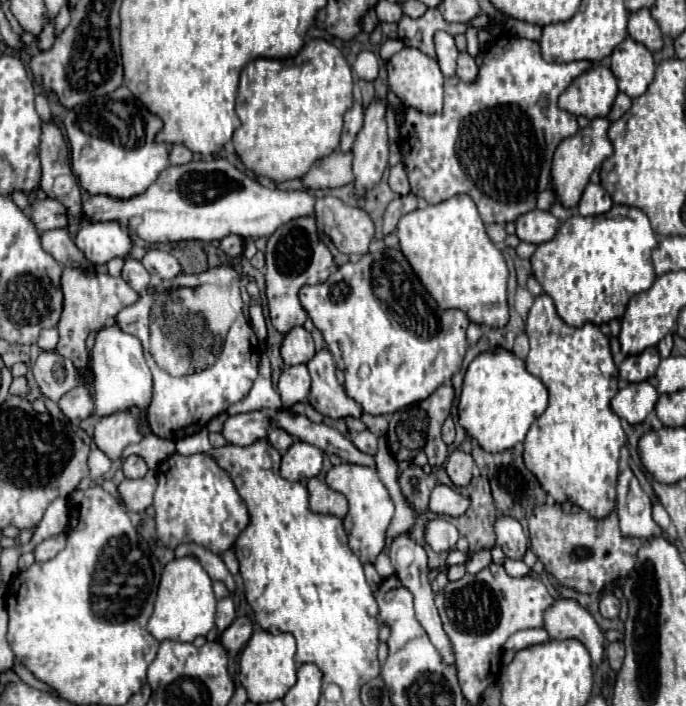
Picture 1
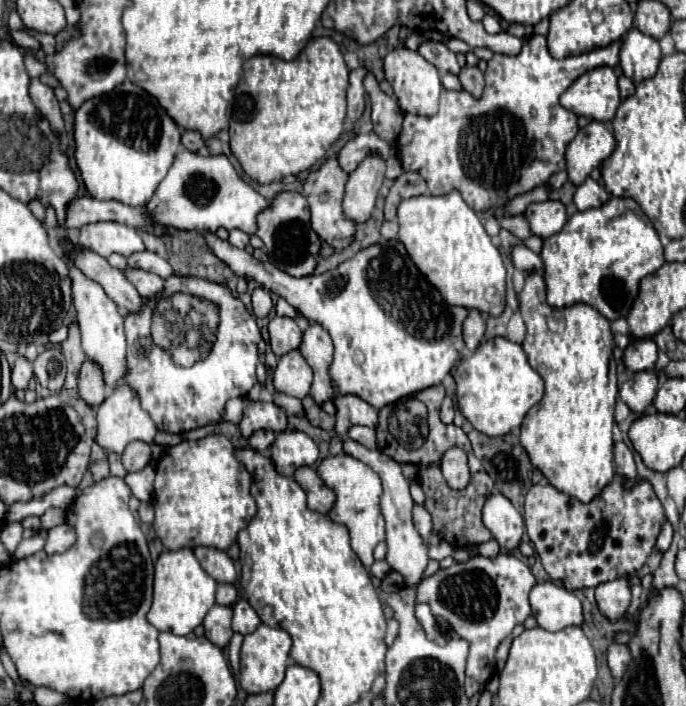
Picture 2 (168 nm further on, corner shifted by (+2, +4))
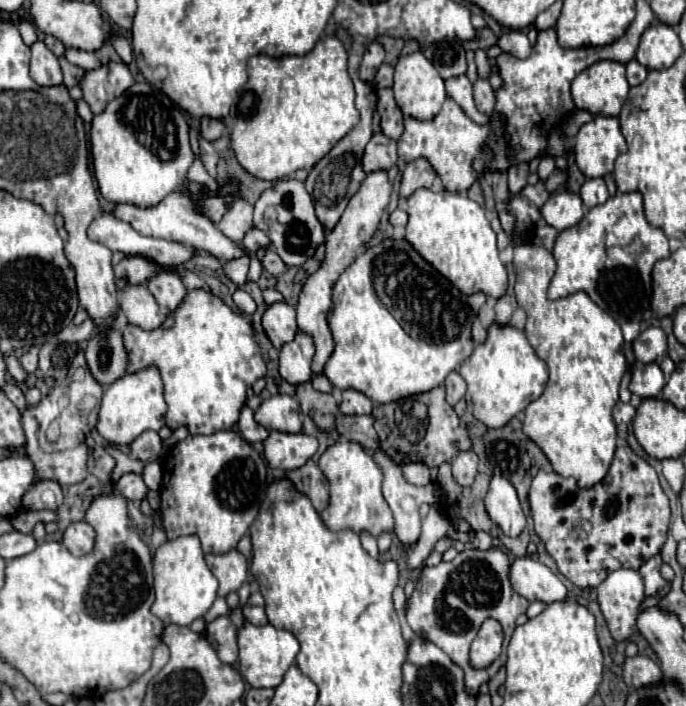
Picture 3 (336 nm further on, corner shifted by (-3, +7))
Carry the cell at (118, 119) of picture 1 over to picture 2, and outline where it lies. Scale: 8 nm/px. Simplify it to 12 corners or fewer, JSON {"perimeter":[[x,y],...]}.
{"perimeter":[[125,80],[75,110],[93,198],[145,206],[181,134]]}

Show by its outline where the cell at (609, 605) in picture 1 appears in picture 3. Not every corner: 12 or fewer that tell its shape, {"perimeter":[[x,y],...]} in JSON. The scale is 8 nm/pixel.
{"perimeter":[[618,569],[598,587],[614,639],[636,631],[644,581]]}

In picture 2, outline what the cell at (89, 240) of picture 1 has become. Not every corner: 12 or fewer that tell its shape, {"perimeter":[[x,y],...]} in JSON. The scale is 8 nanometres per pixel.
{"perimeter":[[117,222],[87,224],[77,240],[109,256],[143,252],[135,228]]}

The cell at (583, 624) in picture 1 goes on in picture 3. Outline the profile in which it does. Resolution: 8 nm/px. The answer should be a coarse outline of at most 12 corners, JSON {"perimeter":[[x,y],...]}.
{"perimeter":[[514,559],[512,587],[528,601],[550,605],[568,597],[546,565]]}

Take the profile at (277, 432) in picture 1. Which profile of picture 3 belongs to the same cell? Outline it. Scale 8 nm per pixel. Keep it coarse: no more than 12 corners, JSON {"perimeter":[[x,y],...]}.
{"perimeter":[[252,409],[240,413],[238,431],[246,441],[264,443],[268,429],[254,421]]}

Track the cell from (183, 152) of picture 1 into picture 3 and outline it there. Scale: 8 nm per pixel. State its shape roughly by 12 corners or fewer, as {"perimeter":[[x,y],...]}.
{"perimeter":[[204,117],[200,135],[216,141],[224,131],[224,123]]}

